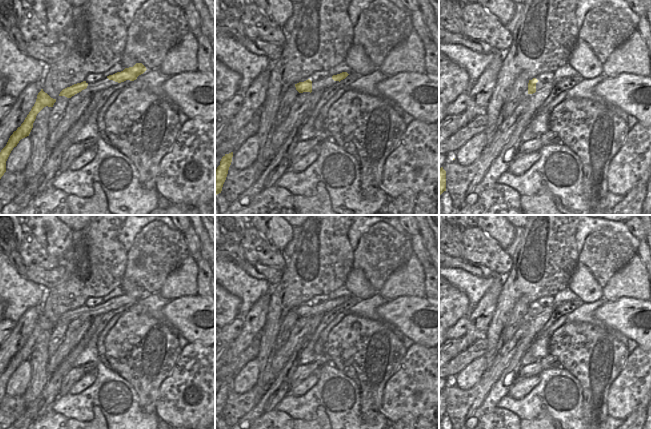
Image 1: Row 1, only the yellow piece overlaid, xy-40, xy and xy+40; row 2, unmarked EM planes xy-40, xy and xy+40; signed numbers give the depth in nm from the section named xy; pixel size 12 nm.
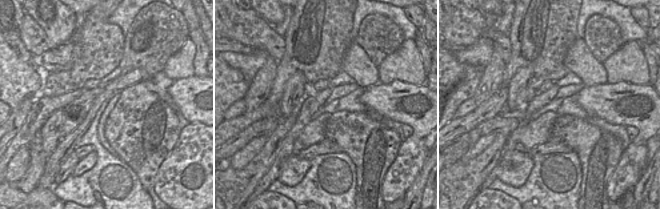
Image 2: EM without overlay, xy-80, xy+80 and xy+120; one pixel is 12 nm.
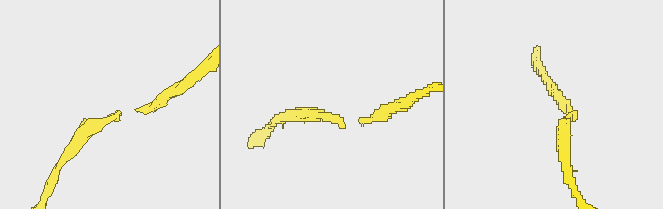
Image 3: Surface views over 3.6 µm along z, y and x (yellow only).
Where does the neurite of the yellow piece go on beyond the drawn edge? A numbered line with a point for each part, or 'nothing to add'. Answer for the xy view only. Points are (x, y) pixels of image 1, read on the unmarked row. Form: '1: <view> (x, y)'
nothing to add

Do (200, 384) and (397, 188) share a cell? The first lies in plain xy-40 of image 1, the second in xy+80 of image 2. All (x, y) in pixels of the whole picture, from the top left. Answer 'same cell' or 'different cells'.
same cell

